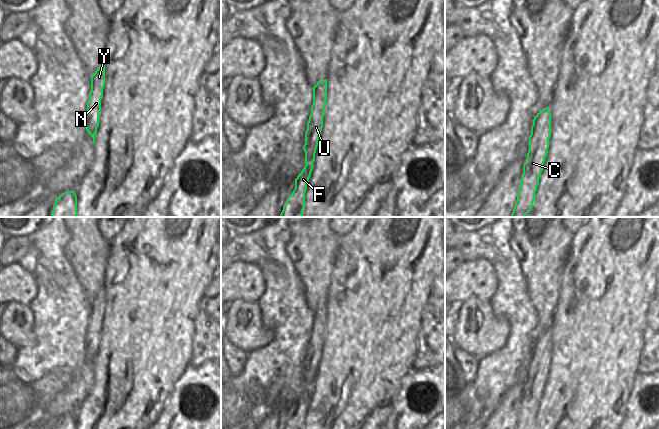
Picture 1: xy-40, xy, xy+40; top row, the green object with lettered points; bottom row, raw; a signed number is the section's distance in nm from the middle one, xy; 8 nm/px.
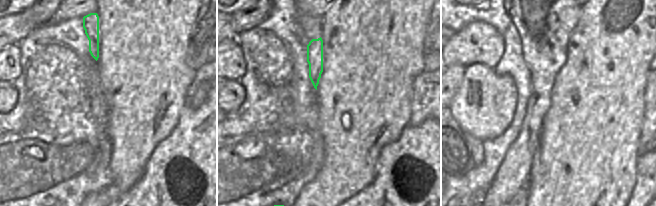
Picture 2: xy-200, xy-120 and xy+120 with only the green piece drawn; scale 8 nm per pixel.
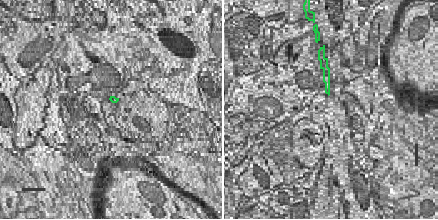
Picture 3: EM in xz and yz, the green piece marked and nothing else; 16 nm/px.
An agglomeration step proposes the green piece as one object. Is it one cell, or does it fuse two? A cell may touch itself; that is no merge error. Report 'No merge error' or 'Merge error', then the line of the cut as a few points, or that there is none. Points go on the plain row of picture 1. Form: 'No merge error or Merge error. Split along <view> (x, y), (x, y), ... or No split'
No merge error. No split

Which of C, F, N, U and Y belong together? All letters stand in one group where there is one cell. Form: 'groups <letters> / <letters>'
groups C F N U Y

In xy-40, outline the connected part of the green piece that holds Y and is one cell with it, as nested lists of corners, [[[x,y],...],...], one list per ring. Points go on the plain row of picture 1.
[[[100,289],[91,300],[91,314],[85,336],[85,352],[95,367],[95,358],[99,350],[99,338],[101,336],[101,324],[105,310],[105,289]]]

